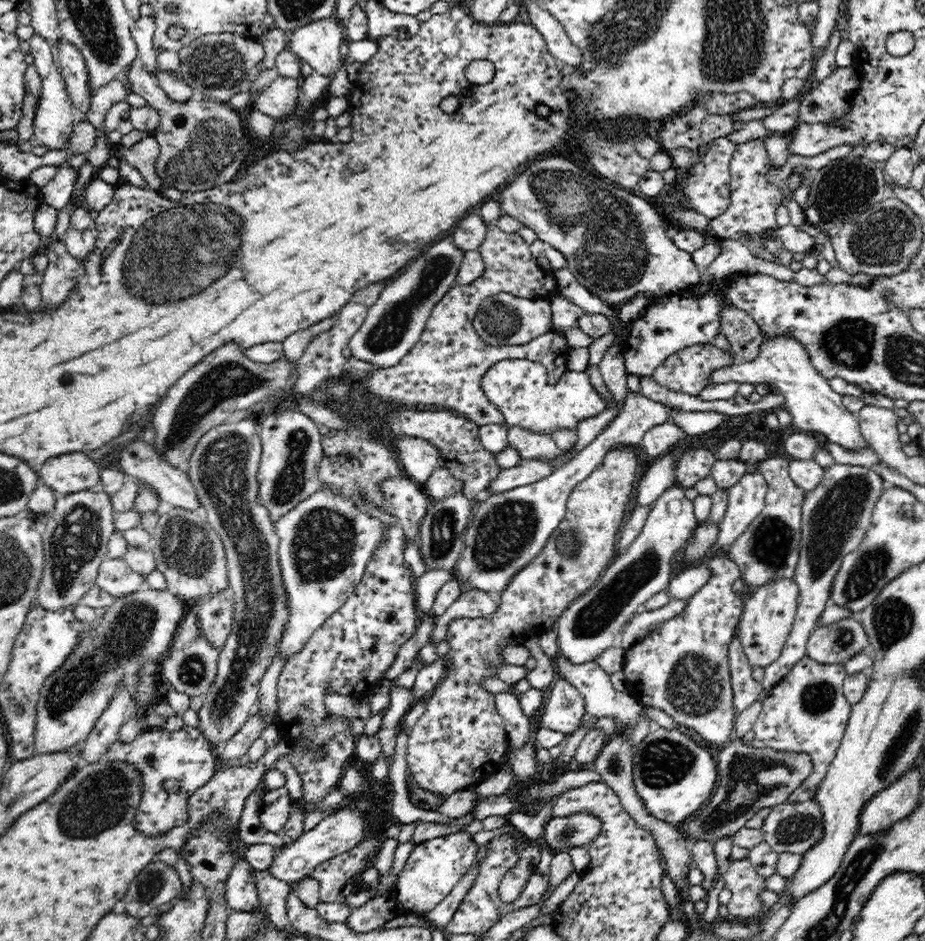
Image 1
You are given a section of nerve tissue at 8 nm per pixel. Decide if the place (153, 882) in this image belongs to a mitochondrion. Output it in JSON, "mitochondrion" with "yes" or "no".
{"mitochondrion":"yes"}

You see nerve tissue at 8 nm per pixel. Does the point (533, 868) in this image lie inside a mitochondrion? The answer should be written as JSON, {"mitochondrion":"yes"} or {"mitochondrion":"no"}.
{"mitochondrion":"no"}

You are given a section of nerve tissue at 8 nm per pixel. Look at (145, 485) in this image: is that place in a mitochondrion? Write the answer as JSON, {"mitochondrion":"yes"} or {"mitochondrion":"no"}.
{"mitochondrion":"no"}

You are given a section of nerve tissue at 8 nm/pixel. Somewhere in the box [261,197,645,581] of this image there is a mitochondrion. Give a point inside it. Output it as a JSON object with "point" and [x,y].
{"point":[504,533]}

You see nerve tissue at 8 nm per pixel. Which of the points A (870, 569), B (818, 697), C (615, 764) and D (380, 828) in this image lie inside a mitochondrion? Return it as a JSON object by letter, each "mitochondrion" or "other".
{"A":"mitochondrion","B":"mitochondrion","C":"mitochondrion","D":"other"}

